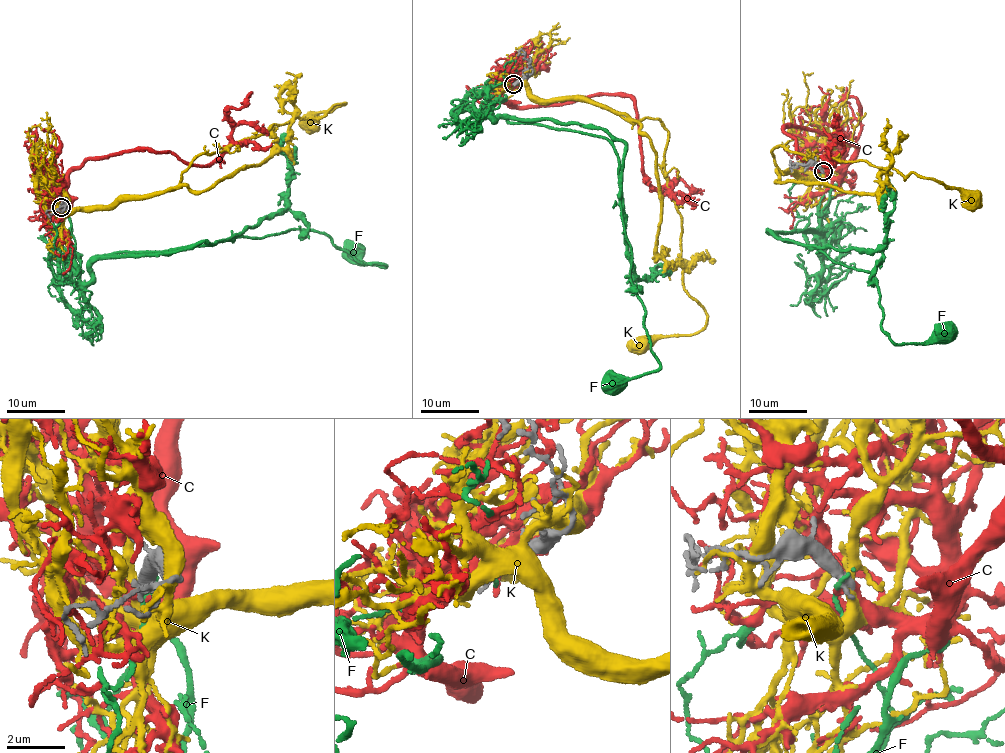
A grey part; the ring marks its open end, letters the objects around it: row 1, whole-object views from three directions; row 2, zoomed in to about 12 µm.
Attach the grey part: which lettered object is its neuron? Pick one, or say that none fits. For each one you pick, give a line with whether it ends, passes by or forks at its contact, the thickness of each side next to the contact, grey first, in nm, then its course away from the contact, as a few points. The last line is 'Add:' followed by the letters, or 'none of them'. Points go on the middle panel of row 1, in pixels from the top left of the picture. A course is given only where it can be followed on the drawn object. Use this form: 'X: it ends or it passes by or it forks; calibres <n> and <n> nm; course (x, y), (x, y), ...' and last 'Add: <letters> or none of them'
C: it passes by; calibres 400 and 280 nm; course (513, 83), (503, 98), (519, 108), (603, 94), (631, 97), (642, 176), (662, 194), (678, 179), (704, 190)
Add: C

